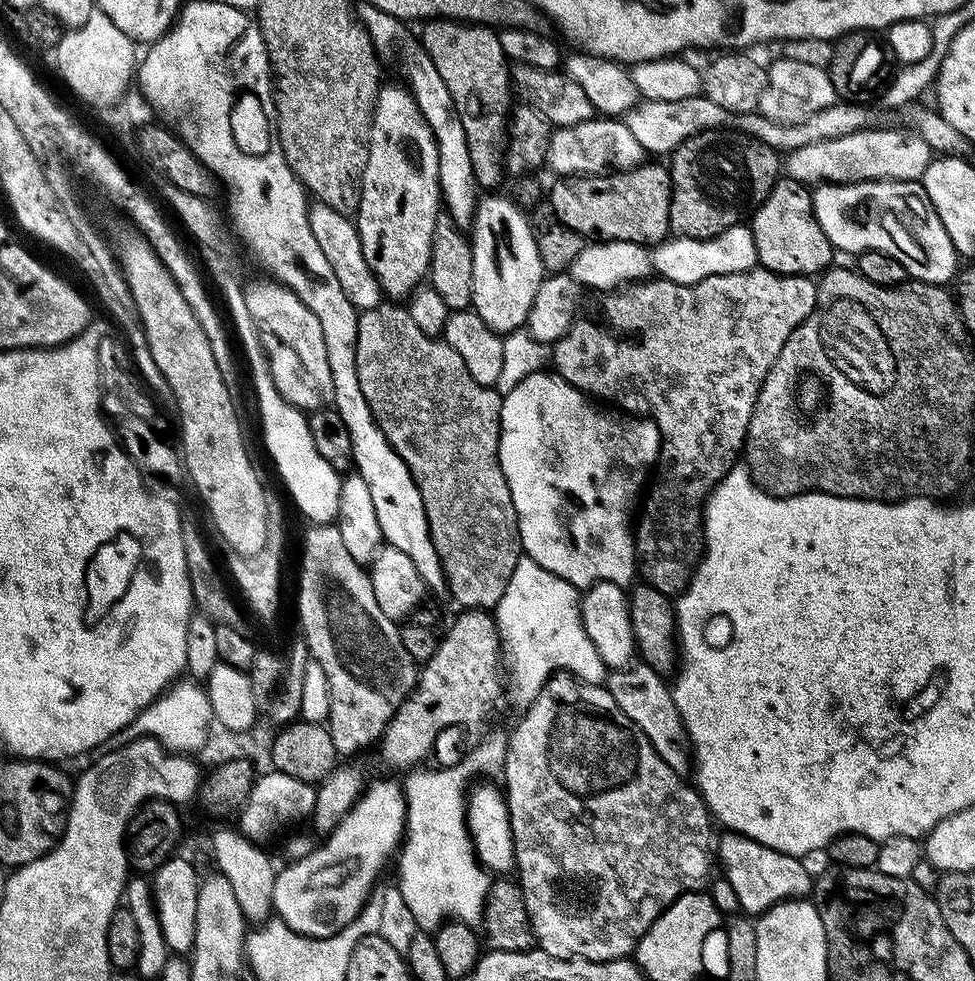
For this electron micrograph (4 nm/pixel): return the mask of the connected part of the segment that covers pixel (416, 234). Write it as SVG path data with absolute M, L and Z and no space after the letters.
M381 87L372 115L366 170L360 178L360 204L354 213L354 223L362 242L362 254L366 254L366 262L370 270L374 270L385 297L396 302L403 301L425 283L436 217L441 212L438 146L434 134L407 87Z

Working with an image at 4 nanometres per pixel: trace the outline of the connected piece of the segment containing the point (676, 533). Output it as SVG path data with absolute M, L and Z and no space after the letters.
M759 266L750 268L745 272L710 276L694 285L679 285L678 282L661 278L638 280L607 293L603 297L604 309L600 312L600 321L595 324L592 320L577 319L568 327L568 333L561 340L557 340L551 349L550 364L555 375L560 376L566 382L570 382L570 386L574 386L579 392L585 393L597 401L609 400L610 403L625 408L628 411L625 413L636 418L647 418L654 421L658 426L660 431L660 458L654 468L656 485L652 489L650 489L651 487L647 489L647 492L649 491L648 497L646 497L647 492L643 497L642 508L644 504L644 513L641 516L639 513L638 523L634 528L634 539L636 541L636 563L639 579L645 584L654 586L654 590L662 590L664 596L669 598L679 596L688 587L688 583L692 581L696 567L700 564L700 558L704 555L704 514L702 509L712 489L722 482L722 478L726 478L726 474L731 468L737 467L744 440L748 436L748 427L750 426L750 418L754 414L754 402L758 398L758 390L762 386L770 366L774 366L774 358L778 358L782 346L786 346L786 338L790 338L790 334L794 334L796 327L815 310L816 286L817 281L815 279L806 276L783 276Z

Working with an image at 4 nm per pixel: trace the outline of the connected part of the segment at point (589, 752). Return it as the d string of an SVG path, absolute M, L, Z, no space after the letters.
M556 674L527 705L525 712L528 713L517 722L512 737L509 735L506 740L502 788L508 801L512 849L516 851L514 872L524 895L539 951L563 960L622 960L631 957L646 930L650 930L652 923L677 898L705 887L712 864L714 868L714 821L699 791L689 781L688 785L683 780L685 777L657 754L639 726L630 722L630 718L626 718L626 714L613 705L607 691L593 690L583 682L576 683L571 675Z

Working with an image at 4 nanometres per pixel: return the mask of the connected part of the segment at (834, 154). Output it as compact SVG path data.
M869 126L842 138L830 138L814 142L810 146L793 148L786 156L787 179L797 180L809 186L826 184L861 184L867 180L914 180L923 177L928 165L934 159L932 148L920 137L919 132L904 128L876 128Z

